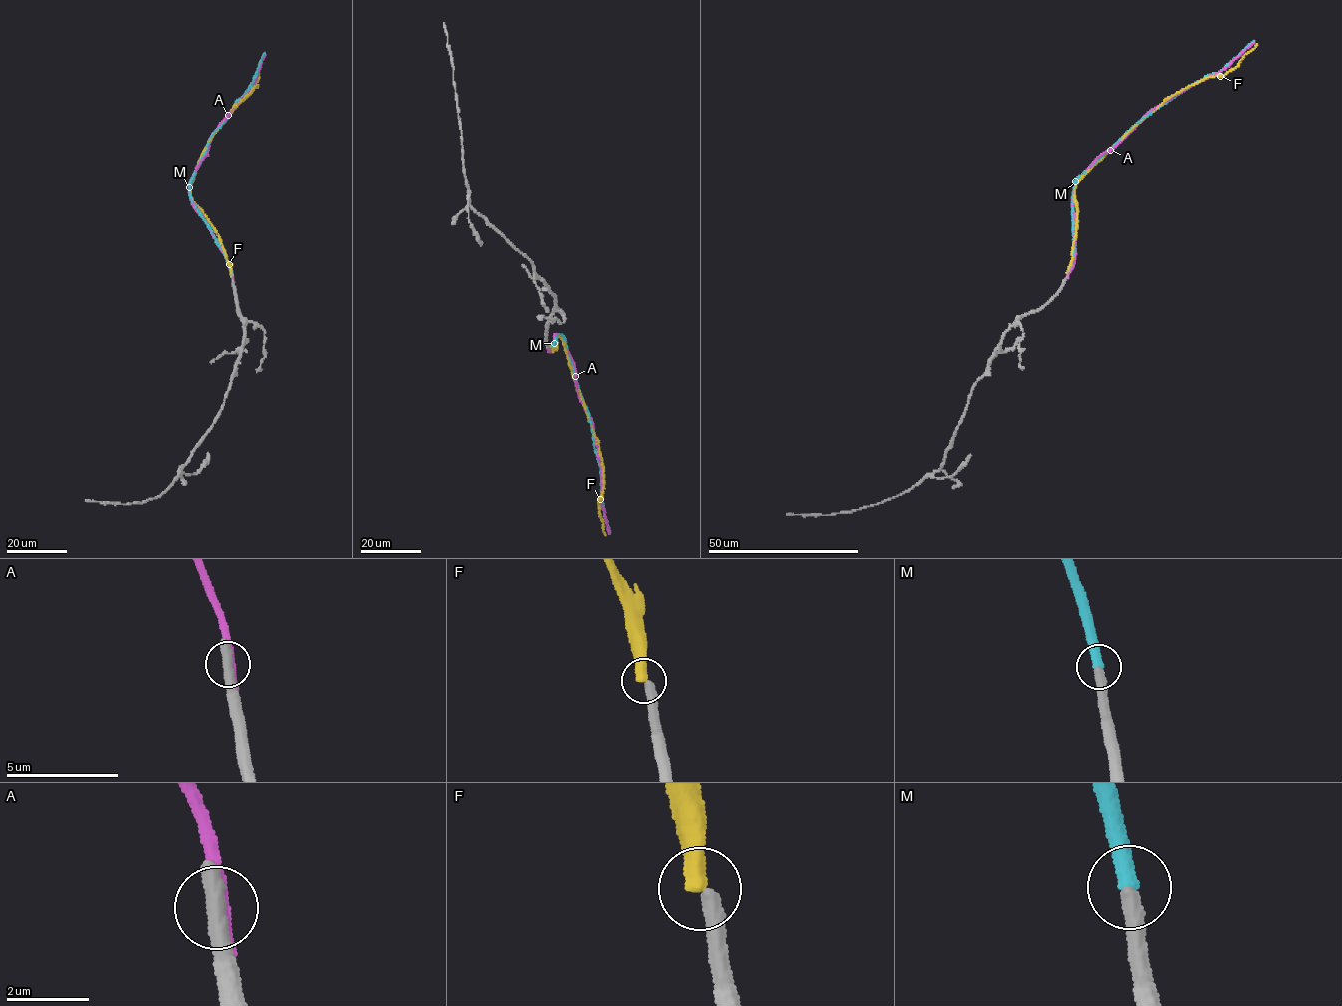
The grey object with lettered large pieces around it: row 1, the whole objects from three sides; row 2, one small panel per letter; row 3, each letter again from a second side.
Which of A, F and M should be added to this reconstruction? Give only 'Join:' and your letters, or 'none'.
Join: M

